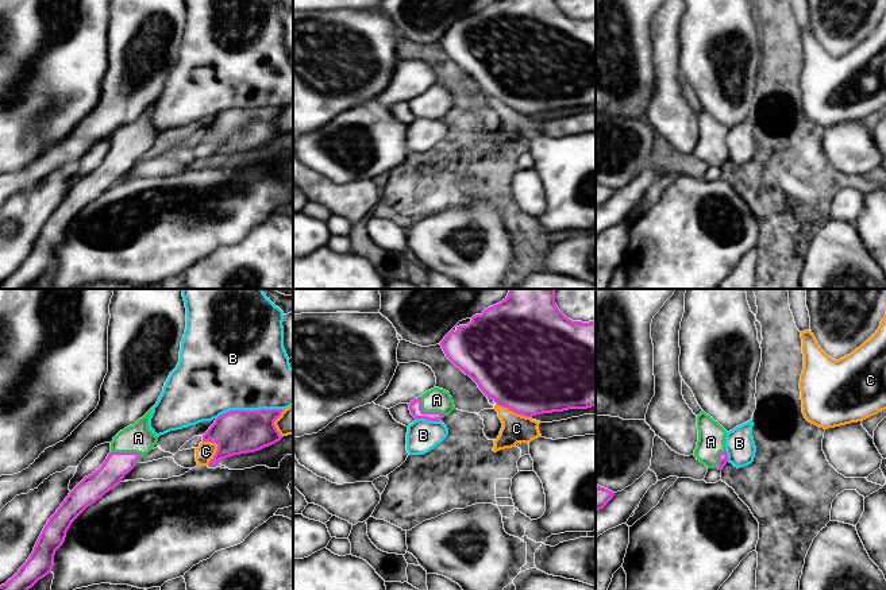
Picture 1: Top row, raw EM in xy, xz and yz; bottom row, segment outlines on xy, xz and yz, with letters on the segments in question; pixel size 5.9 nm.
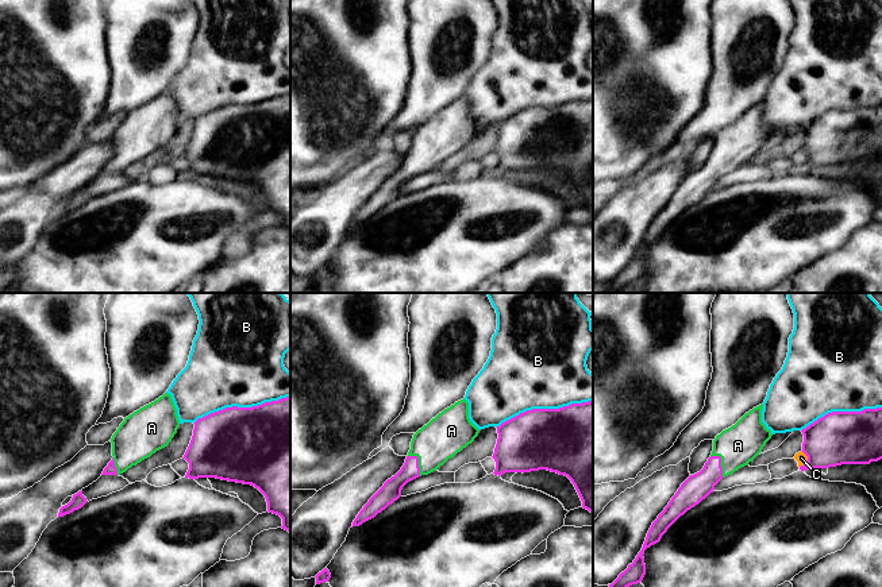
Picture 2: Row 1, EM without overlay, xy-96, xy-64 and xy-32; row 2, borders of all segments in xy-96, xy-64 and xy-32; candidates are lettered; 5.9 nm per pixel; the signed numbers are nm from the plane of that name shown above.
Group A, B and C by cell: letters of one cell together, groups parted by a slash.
A / B / C

